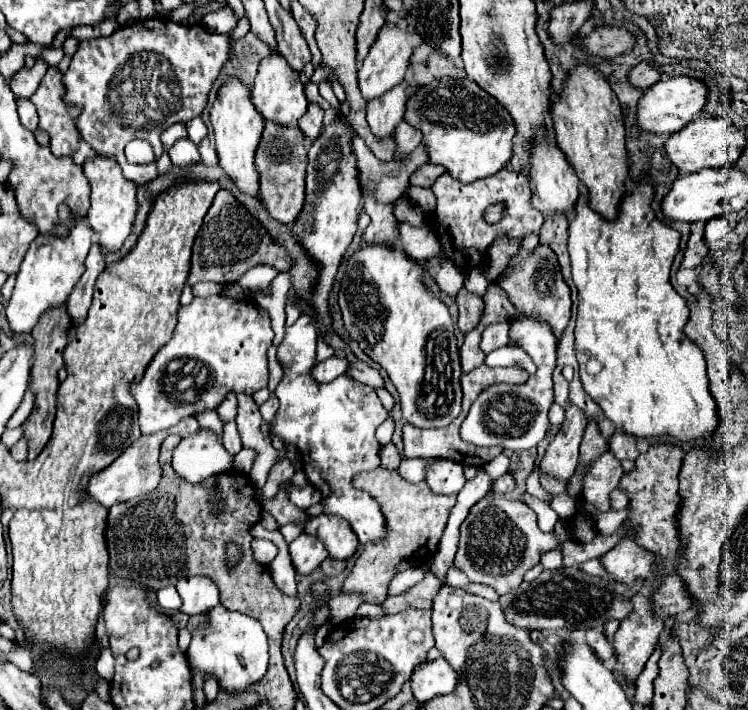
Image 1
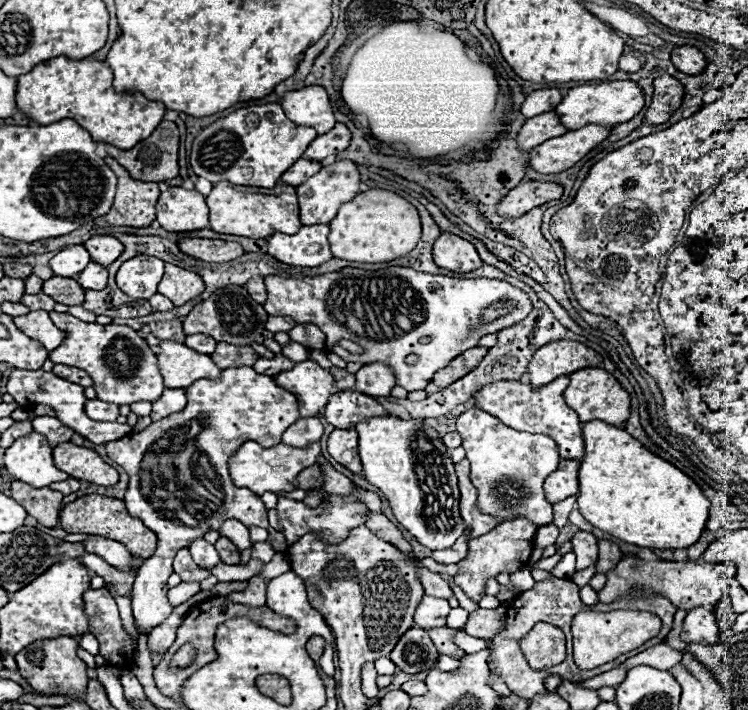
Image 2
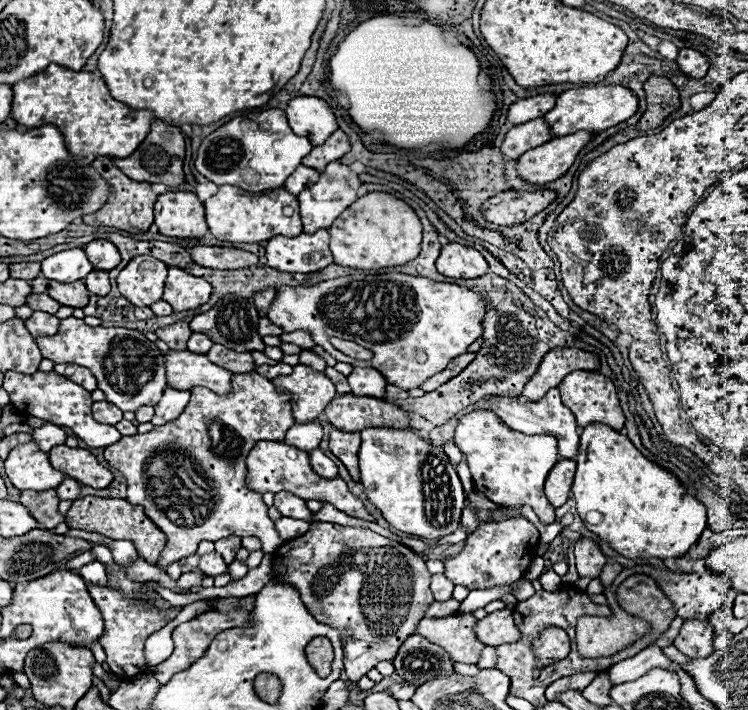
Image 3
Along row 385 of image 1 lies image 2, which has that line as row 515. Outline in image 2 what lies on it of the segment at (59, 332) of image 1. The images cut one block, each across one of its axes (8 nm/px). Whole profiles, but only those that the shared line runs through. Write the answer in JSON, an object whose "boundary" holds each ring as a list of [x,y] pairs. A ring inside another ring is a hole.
{"boundary":[[[12,480],[12,498],[26,508],[30,516],[34,516],[40,524],[46,528],[56,528],[58,526],[58,512],[60,512],[60,502],[62,494],[54,492],[50,488],[32,488],[24,482]]]}

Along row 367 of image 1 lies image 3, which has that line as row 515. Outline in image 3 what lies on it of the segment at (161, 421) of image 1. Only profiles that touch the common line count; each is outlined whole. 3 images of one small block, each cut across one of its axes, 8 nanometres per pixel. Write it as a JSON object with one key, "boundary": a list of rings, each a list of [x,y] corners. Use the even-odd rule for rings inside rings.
{"boundary":[[[256,372],[234,374],[234,376],[232,376],[232,392],[230,392],[228,396],[216,396],[212,390],[202,388],[202,386],[196,386],[196,388],[192,388],[190,392],[192,392],[190,402],[188,402],[188,406],[184,408],[184,412],[182,412],[180,418],[176,418],[176,420],[172,420],[172,422],[168,422],[168,424],[164,424],[164,426],[156,426],[152,432],[146,432],[146,434],[122,436],[116,444],[106,446],[106,450],[104,450],[104,458],[108,460],[108,464],[114,466],[118,472],[122,472],[122,476],[126,478],[126,484],[128,484],[128,498],[126,498],[126,500],[128,500],[130,504],[140,504],[140,506],[144,506],[148,518],[168,536],[168,544],[166,544],[166,548],[164,548],[164,552],[162,552],[162,556],[160,556],[160,560],[158,560],[156,566],[166,570],[168,564],[172,564],[172,562],[176,562],[176,560],[182,560],[182,558],[186,558],[186,556],[196,554],[196,548],[198,548],[198,544],[200,544],[202,540],[216,542],[216,540],[228,538],[228,536],[240,536],[240,538],[244,538],[244,536],[256,536],[256,538],[262,540],[262,550],[264,550],[266,554],[272,554],[284,540],[278,538],[278,534],[276,534],[276,530],[274,530],[274,522],[268,518],[268,512],[266,512],[268,506],[262,502],[262,494],[258,494],[258,492],[254,492],[254,490],[250,490],[250,488],[246,486],[246,474],[248,474],[248,470],[246,470],[246,456],[248,456],[248,450],[252,450],[258,440],[284,440],[286,432],[288,432],[290,426],[294,424],[292,408],[290,408],[290,406],[292,406],[292,404],[290,404],[290,396],[276,392],[276,388],[272,386],[272,382],[270,382],[268,378],[256,374]]]}

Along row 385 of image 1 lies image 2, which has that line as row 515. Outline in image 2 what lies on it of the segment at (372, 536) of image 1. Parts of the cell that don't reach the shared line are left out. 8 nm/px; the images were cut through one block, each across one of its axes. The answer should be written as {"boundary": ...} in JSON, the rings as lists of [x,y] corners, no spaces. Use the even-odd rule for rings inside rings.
{"boundary":[[[330,496],[328,508],[318,506],[318,508],[308,508],[304,502],[298,500],[288,500],[288,498],[278,498],[278,518],[282,522],[282,534],[286,536],[288,544],[294,544],[304,536],[306,532],[322,532],[322,536],[330,542],[340,542],[342,538],[348,536],[348,532],[360,524],[364,524],[364,512],[366,506],[354,496]]]}

